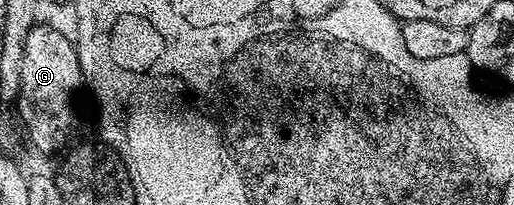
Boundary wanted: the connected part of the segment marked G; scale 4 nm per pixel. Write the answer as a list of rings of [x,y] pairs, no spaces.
[[[33,25],[26,35],[22,55],[18,106],[20,117],[24,120],[24,129],[38,152],[52,153],[55,149],[65,148],[64,140],[72,125],[72,96],[81,85],[80,60],[74,42],[50,26]]]

